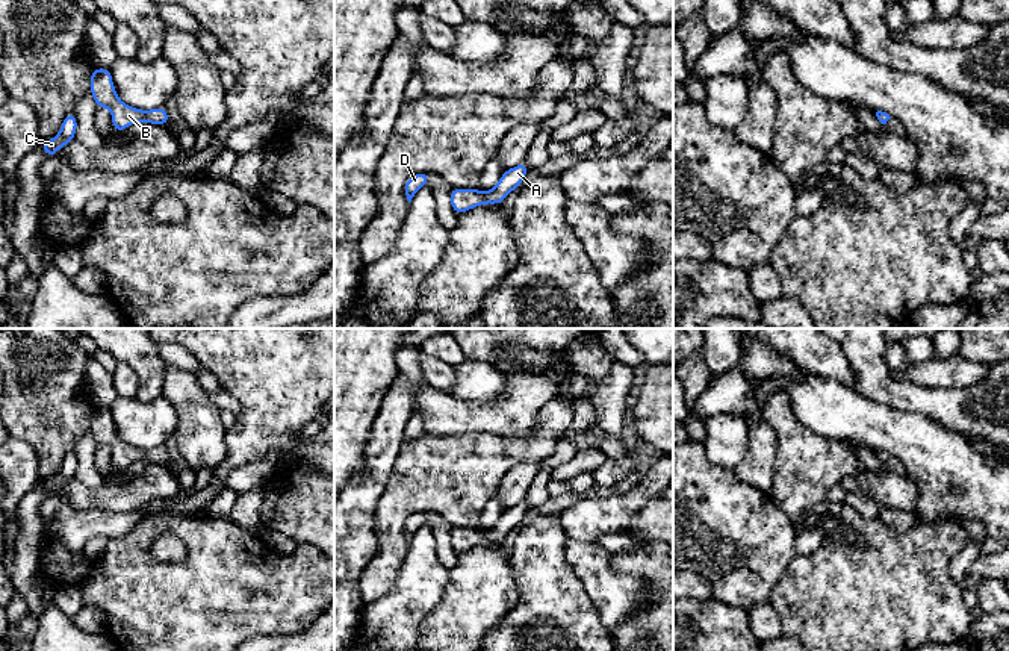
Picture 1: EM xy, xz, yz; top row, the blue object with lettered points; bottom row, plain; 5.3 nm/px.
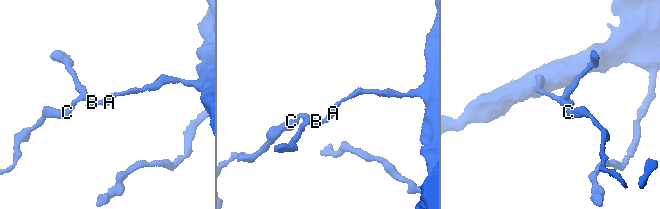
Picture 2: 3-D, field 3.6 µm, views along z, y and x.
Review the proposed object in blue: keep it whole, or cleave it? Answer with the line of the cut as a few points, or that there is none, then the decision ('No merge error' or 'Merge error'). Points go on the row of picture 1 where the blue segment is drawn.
No split. No merge error

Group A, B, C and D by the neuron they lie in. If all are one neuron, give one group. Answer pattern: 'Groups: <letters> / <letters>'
Groups: A B C D

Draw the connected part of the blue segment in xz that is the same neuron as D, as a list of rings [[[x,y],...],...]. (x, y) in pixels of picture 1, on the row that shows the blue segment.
[[[418,173],[408,177],[405,183],[405,195],[408,203],[422,186],[427,186],[428,179],[430,179],[430,173]]]

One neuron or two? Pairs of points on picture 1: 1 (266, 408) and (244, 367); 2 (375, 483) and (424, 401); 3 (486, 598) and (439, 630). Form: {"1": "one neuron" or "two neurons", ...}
{"1": "one neuron", "2": "two neurons", "3": "one neuron"}

